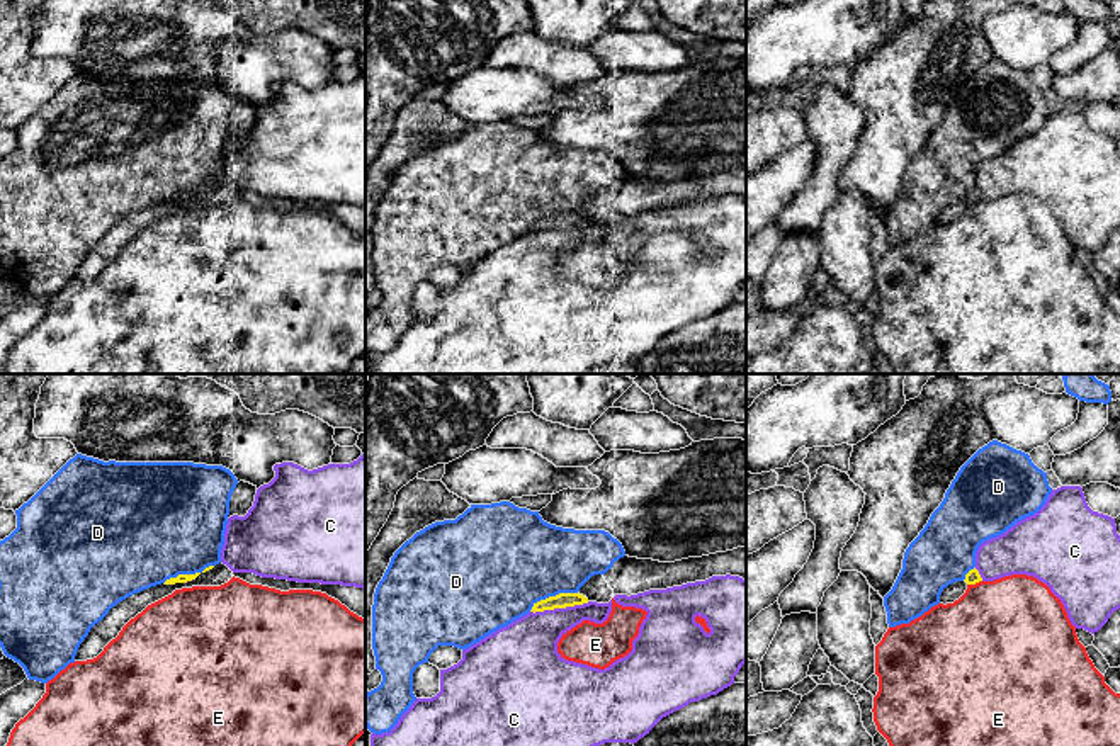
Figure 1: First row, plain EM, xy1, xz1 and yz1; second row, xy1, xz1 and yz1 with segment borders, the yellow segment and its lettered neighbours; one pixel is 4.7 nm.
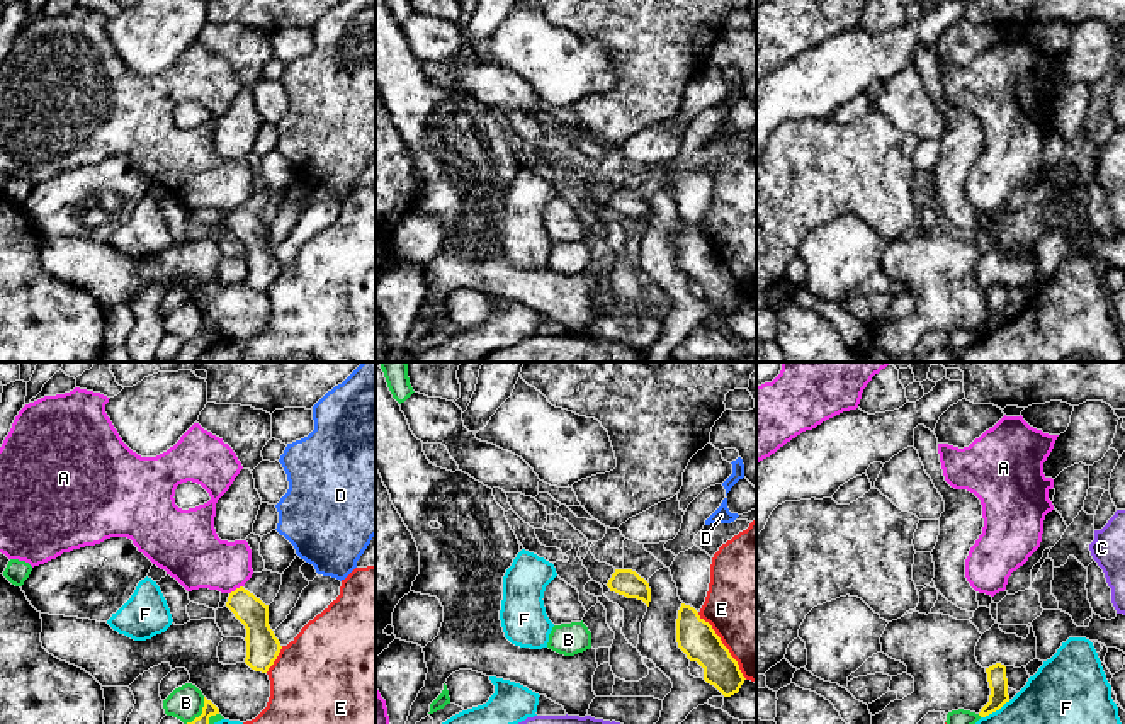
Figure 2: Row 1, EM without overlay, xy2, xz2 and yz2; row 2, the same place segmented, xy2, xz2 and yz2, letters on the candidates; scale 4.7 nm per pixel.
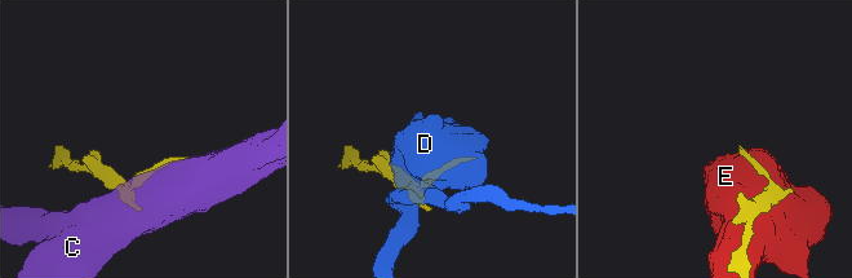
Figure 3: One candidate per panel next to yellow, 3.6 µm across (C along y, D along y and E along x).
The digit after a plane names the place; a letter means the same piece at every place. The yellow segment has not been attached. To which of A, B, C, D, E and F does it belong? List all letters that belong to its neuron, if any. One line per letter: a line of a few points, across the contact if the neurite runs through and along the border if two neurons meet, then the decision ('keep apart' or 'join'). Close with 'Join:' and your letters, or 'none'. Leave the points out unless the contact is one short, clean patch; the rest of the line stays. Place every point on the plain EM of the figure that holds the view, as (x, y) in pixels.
A: line xy2 (242, 204), (230, 213); keep apart
B: line xy2 (204, 316), (201, 332), (184, 344); keep apart
C: keep apart
D: keep apart
E: keep apart
F: keep apart
Join: none

